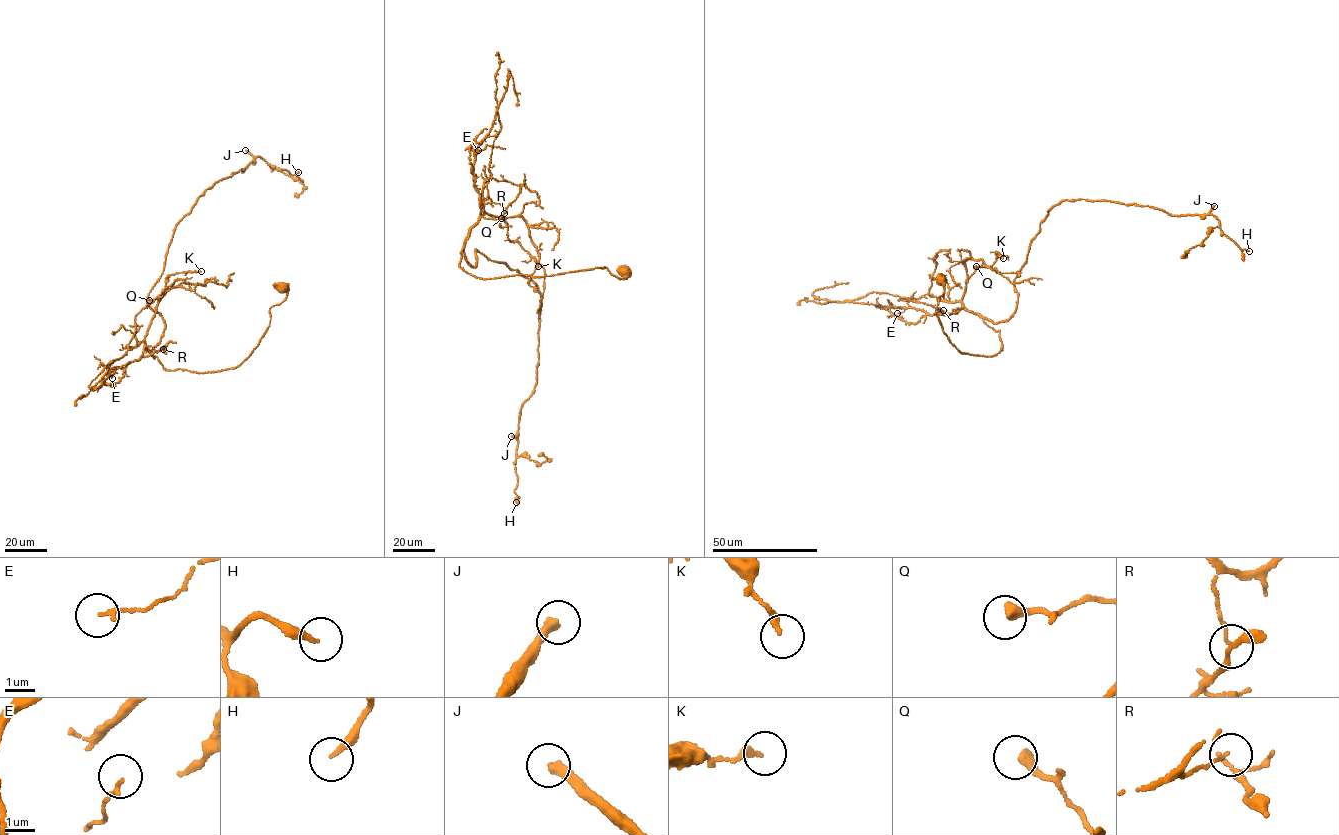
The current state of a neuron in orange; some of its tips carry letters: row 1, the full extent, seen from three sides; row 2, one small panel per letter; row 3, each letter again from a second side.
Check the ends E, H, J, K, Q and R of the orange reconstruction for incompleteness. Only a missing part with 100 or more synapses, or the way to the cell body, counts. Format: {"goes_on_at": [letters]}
{"goes_on_at": ["J"]}

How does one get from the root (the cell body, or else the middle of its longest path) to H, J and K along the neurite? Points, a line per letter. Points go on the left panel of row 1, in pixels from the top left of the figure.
H: (284, 288), (236, 367), (167, 370), (148, 351), (164, 321), (147, 299), (177, 223), (259, 156), (298, 172)
J: (284, 288), (236, 367), (167, 370), (148, 351), (164, 321), (147, 299), (176, 225), (254, 161), (245, 150)
K: (284, 288), (238, 366), (167, 370), (144, 348), (145, 335), (166, 279), (201, 271)

